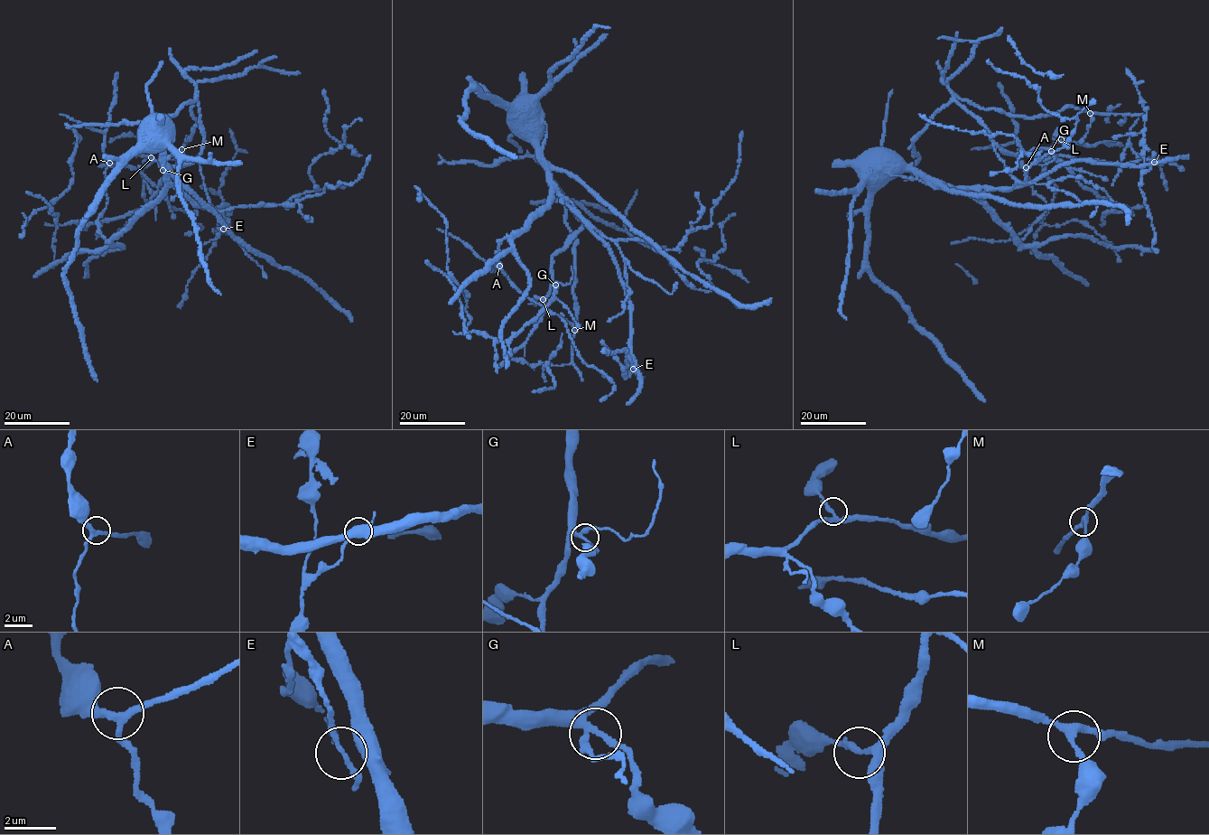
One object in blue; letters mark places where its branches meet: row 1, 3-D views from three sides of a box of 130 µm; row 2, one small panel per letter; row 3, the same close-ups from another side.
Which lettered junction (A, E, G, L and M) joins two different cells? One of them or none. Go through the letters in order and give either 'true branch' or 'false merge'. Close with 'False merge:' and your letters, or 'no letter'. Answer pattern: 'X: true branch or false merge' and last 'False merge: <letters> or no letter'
A: true branch
E: true branch
G: true branch
L: true branch
M: true branch
False merge: no letter

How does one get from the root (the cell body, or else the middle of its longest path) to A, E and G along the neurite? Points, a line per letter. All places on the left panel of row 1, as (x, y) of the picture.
A: (157, 120), (146, 134), (160, 146), (162, 192), (107, 240), (97, 218), (107, 201), (109, 163)
E: (157, 120), (146, 134), (159, 144), (165, 180), (200, 206), (210, 211), (226, 205), (229, 209), (223, 229)
G: (157, 120), (146, 134), (159, 144), (165, 180), (199, 205), (209, 202), (199, 156), (162, 170)

